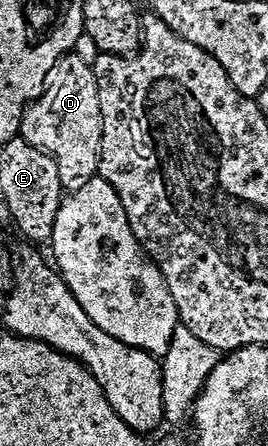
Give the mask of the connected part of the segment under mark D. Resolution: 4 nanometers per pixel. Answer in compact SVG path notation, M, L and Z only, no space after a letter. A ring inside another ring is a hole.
M77 54L61 56L52 66L42 95L23 110L20 135L54 157L63 189L76 189L95 175L102 151L102 115L92 65Z

